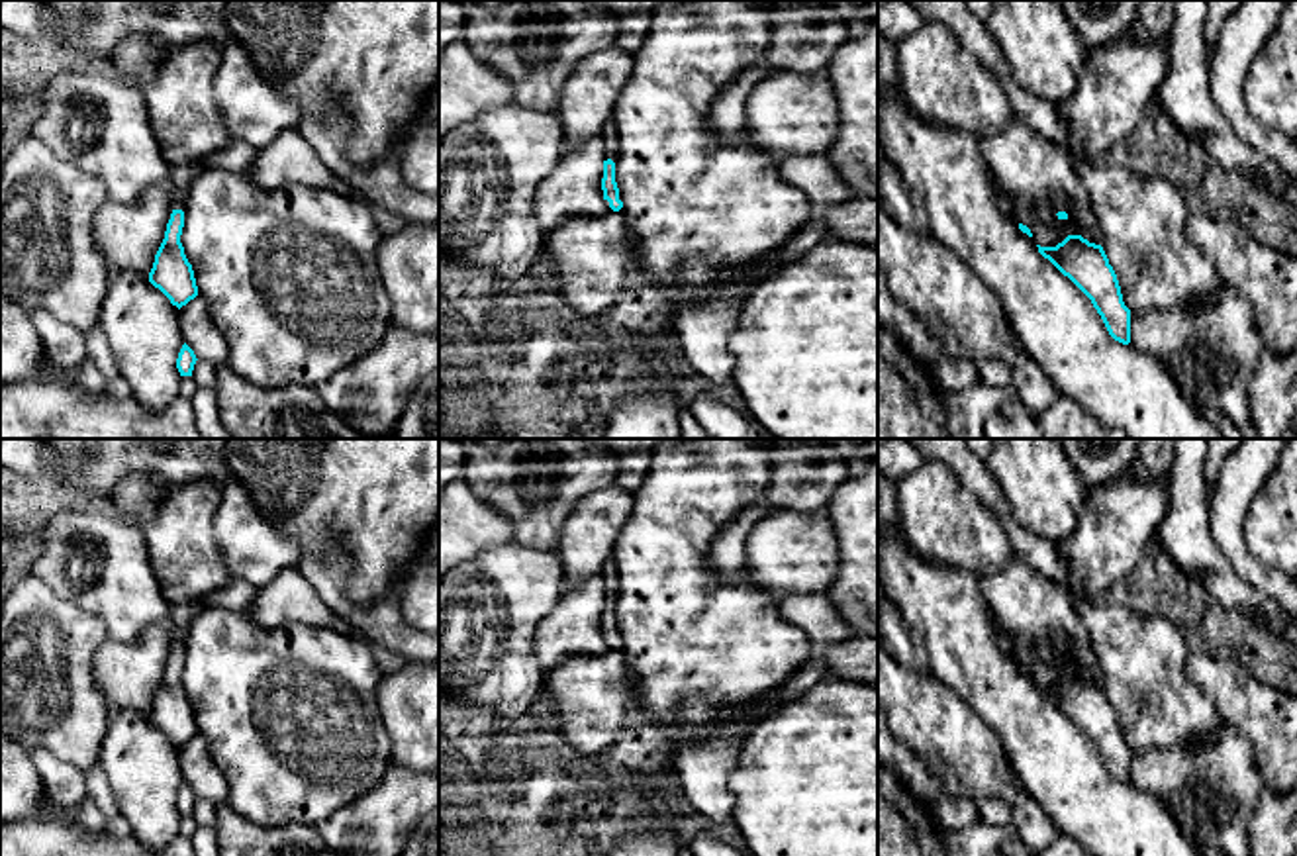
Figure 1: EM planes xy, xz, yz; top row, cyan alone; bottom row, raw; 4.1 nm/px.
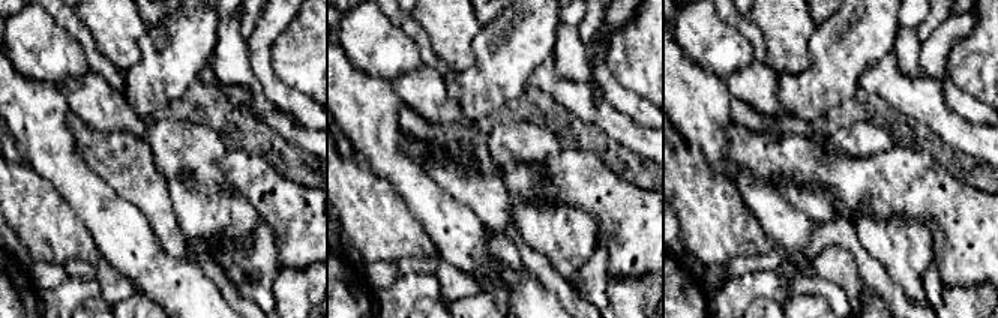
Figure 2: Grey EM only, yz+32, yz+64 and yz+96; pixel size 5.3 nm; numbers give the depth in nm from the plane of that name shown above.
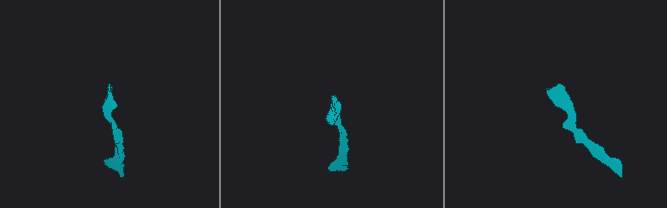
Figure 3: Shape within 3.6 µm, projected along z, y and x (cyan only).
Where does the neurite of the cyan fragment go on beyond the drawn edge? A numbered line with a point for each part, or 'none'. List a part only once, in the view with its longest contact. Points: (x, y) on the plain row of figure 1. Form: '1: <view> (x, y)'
1: xy (177, 641)

